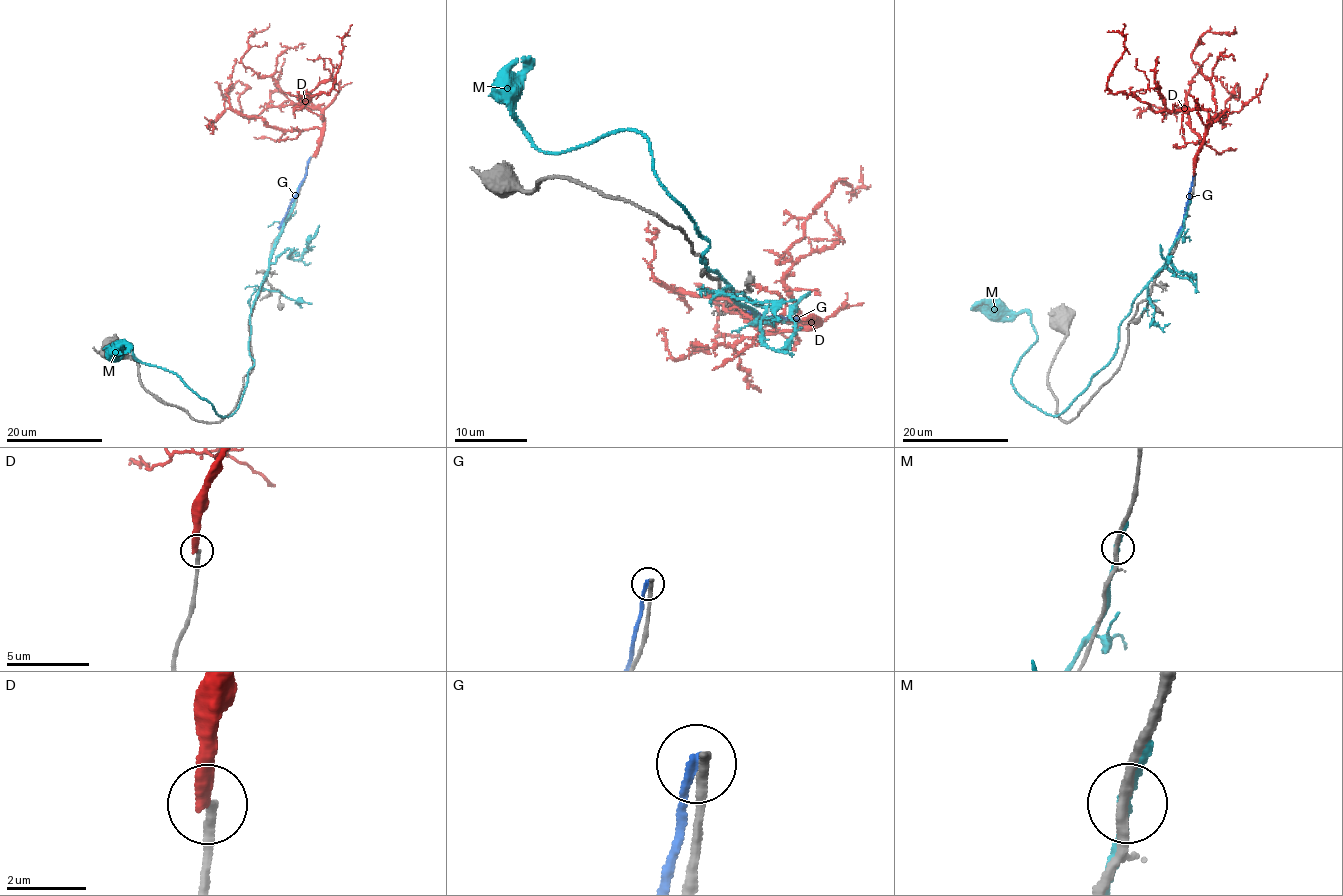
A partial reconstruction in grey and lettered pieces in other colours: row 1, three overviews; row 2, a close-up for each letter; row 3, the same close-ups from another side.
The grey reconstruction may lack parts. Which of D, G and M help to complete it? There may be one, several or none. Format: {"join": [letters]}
{"join": []}

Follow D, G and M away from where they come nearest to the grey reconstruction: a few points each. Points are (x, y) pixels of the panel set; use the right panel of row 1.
D: (1194, 174), (1207, 111), (1155, 111), (1131, 94), (1113, 93), (1107, 80), (1124, 50), (1124, 38), (1107, 32)
G: (1193, 175), (1183, 224), (1173, 242)
M: (1187, 208), (1165, 265), (1121, 323), (1117, 352), (1055, 416), (1012, 385), (1036, 340), (1031, 318), (970, 309)

